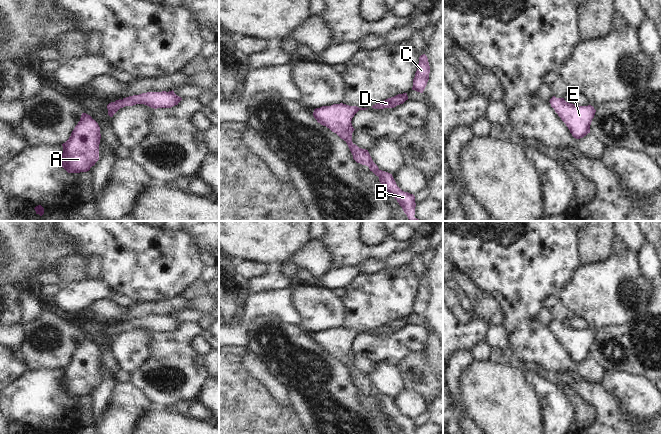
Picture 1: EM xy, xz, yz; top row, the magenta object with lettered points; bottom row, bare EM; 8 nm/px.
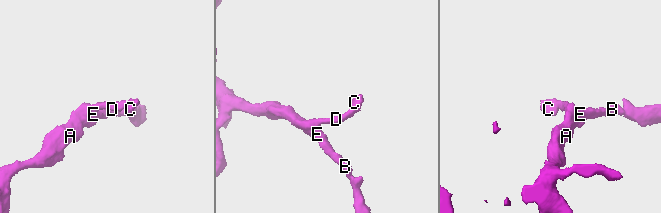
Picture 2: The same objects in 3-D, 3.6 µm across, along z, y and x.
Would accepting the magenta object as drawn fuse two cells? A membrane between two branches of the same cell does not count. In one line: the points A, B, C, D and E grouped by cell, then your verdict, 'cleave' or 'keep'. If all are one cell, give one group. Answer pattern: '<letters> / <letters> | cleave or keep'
A B C D E | keep

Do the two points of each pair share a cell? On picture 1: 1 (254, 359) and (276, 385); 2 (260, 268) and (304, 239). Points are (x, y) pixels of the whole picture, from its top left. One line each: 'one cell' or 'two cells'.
1: one cell
2: two cells

